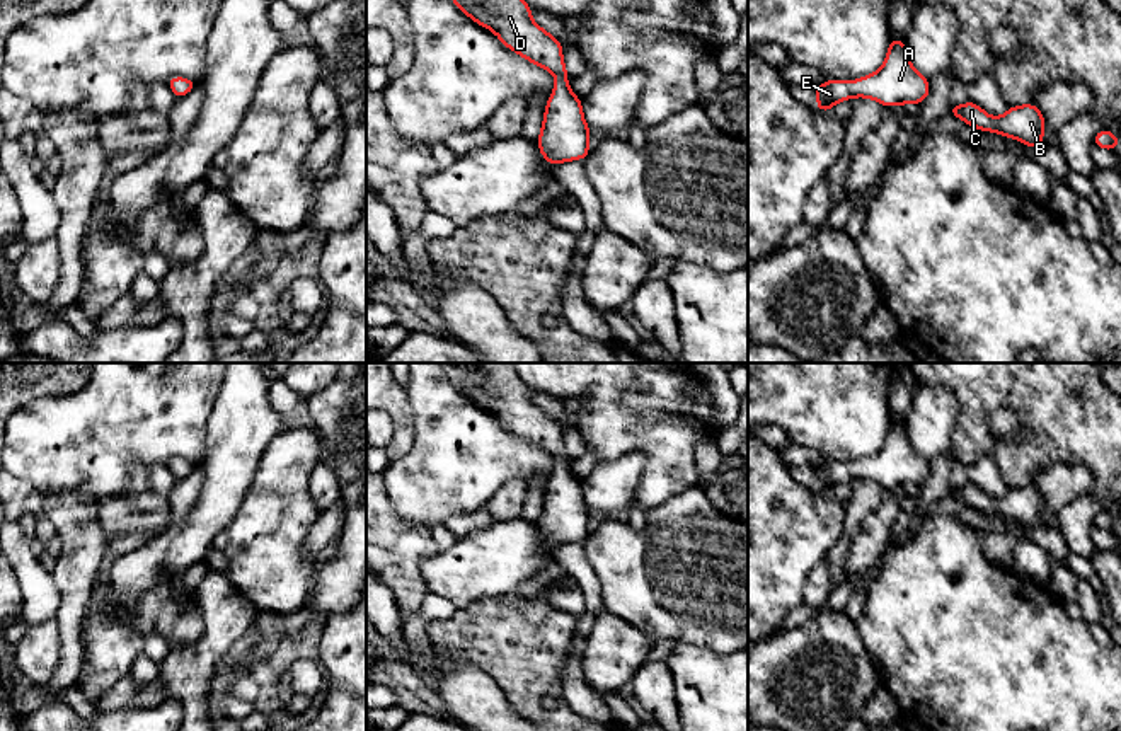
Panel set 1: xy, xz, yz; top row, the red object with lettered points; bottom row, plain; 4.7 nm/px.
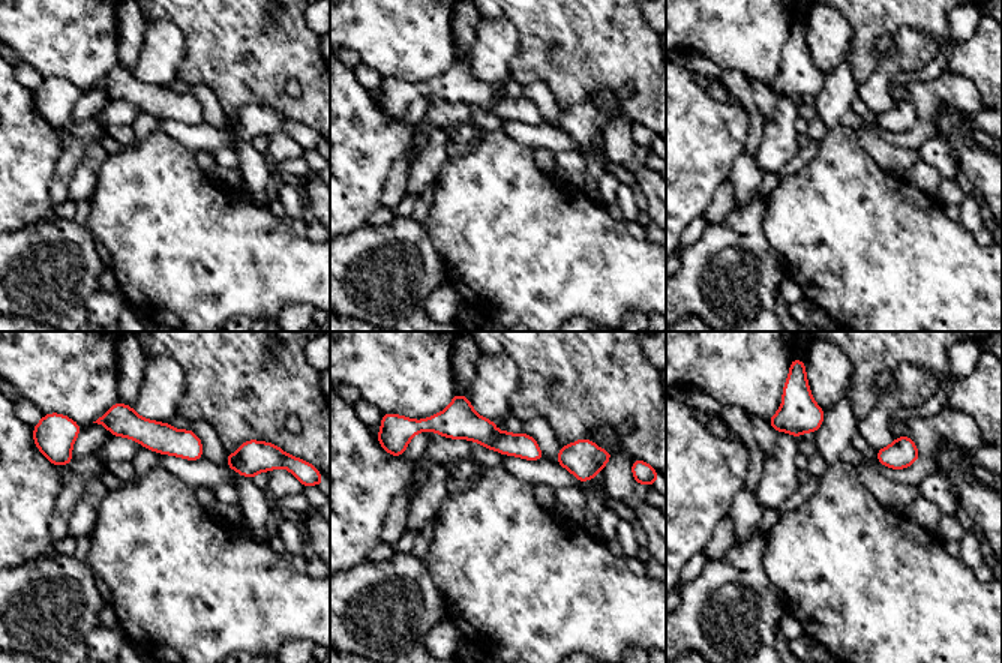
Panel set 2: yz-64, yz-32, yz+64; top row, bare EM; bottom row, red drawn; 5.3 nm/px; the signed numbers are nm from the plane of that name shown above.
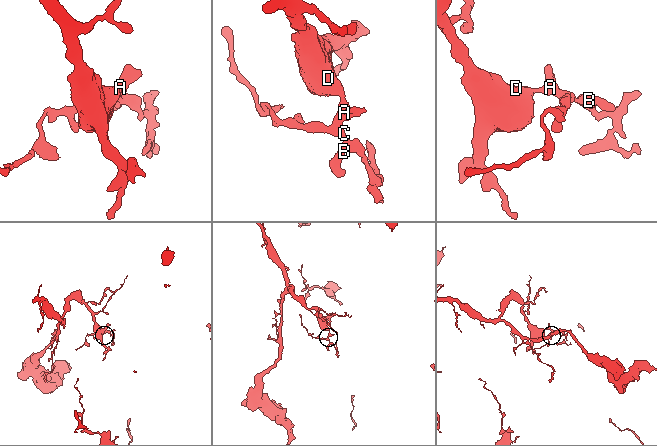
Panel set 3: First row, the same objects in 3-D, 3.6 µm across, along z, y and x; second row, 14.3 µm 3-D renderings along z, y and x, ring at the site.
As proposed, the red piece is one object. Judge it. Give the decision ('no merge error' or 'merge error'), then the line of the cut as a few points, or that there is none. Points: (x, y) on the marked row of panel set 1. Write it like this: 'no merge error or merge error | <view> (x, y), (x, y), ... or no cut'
no merge error | no cut

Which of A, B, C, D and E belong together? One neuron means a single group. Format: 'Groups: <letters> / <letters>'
Groups: A B C D E

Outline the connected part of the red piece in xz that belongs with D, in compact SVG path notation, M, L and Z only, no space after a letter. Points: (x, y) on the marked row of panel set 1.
M453 0L453 3L474 22L491 29L506 48L555 77L555 89L547 99L542 133L537 138L542 157L550 165L586 158L589 155L588 141L591 130L584 121L581 99L574 95L566 82L569 75L560 41L533 22L530 5L525 0Z

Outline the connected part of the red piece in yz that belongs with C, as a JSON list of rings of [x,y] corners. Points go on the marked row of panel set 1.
[[[971,101],[963,106],[952,104],[947,114],[963,119],[976,130],[993,131],[1019,140],[1029,148],[1038,148],[1044,143],[1044,116],[1032,102],[1009,107],[1007,112],[1000,118],[986,114],[978,104]]]

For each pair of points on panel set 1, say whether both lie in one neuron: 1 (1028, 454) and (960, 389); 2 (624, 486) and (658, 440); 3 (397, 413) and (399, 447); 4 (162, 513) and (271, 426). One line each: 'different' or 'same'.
1: same
2: different
3: same
4: different

